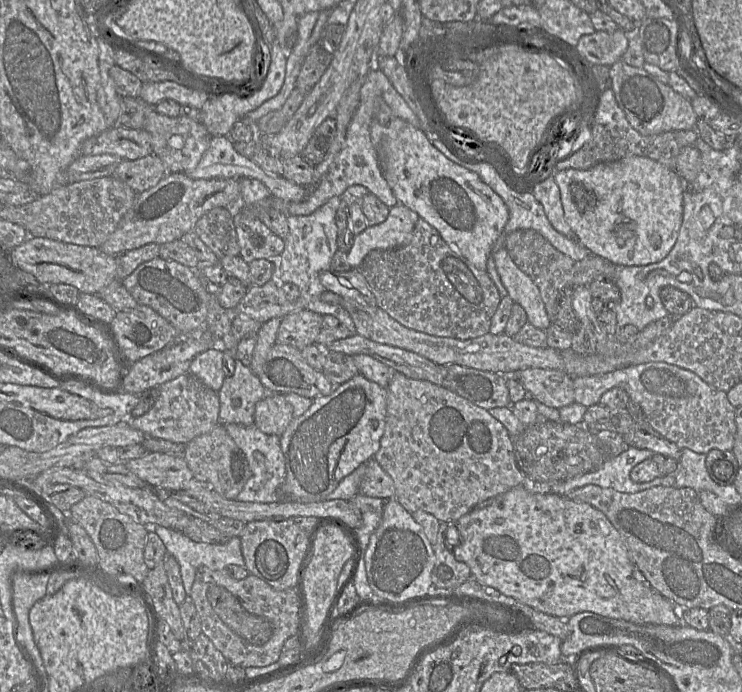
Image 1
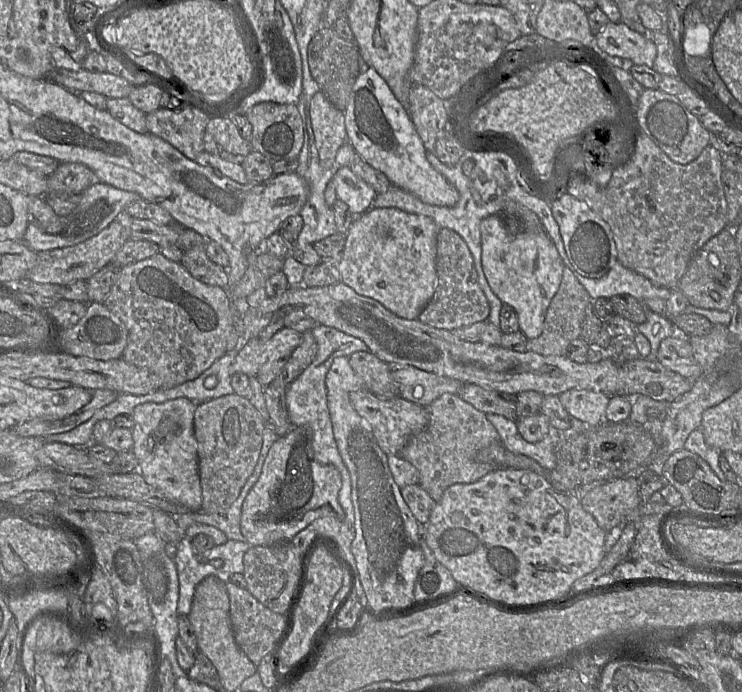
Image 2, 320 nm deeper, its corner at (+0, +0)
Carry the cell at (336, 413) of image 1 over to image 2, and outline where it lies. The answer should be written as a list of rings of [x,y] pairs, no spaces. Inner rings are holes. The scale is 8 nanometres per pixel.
[[[293,427],[273,443],[264,461],[258,481],[244,500],[241,532],[252,546],[271,546],[277,543],[291,542],[297,533],[320,517],[333,516],[343,520],[345,513],[338,499],[341,487],[342,477],[337,468],[332,465],[320,464],[315,460],[310,430],[303,427]]]

